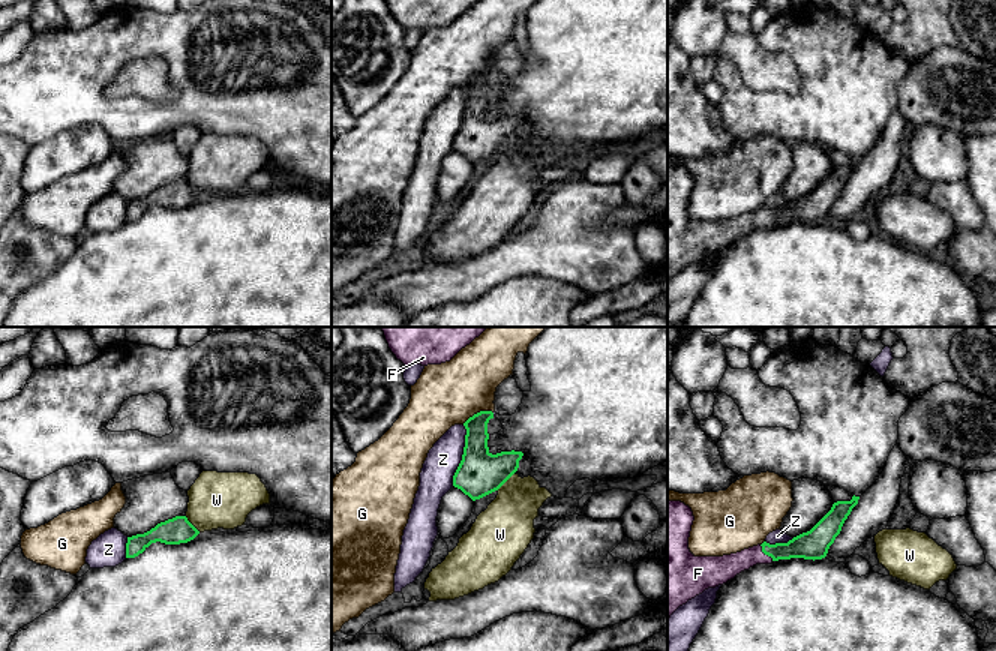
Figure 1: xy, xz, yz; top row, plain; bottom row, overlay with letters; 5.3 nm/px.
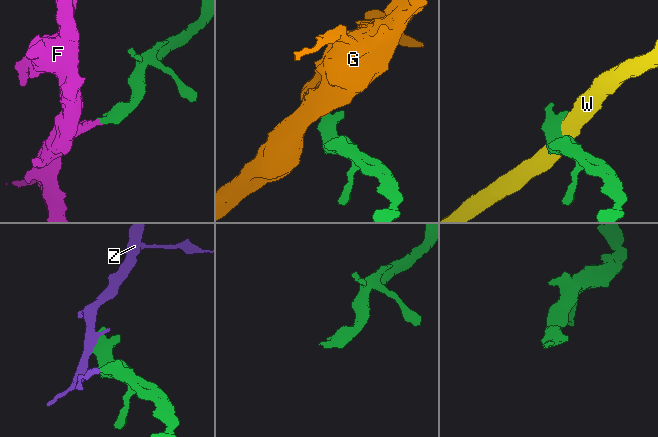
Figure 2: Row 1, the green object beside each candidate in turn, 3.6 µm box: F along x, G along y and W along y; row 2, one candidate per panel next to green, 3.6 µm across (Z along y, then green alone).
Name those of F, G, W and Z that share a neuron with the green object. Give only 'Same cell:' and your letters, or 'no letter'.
Same cell: F

